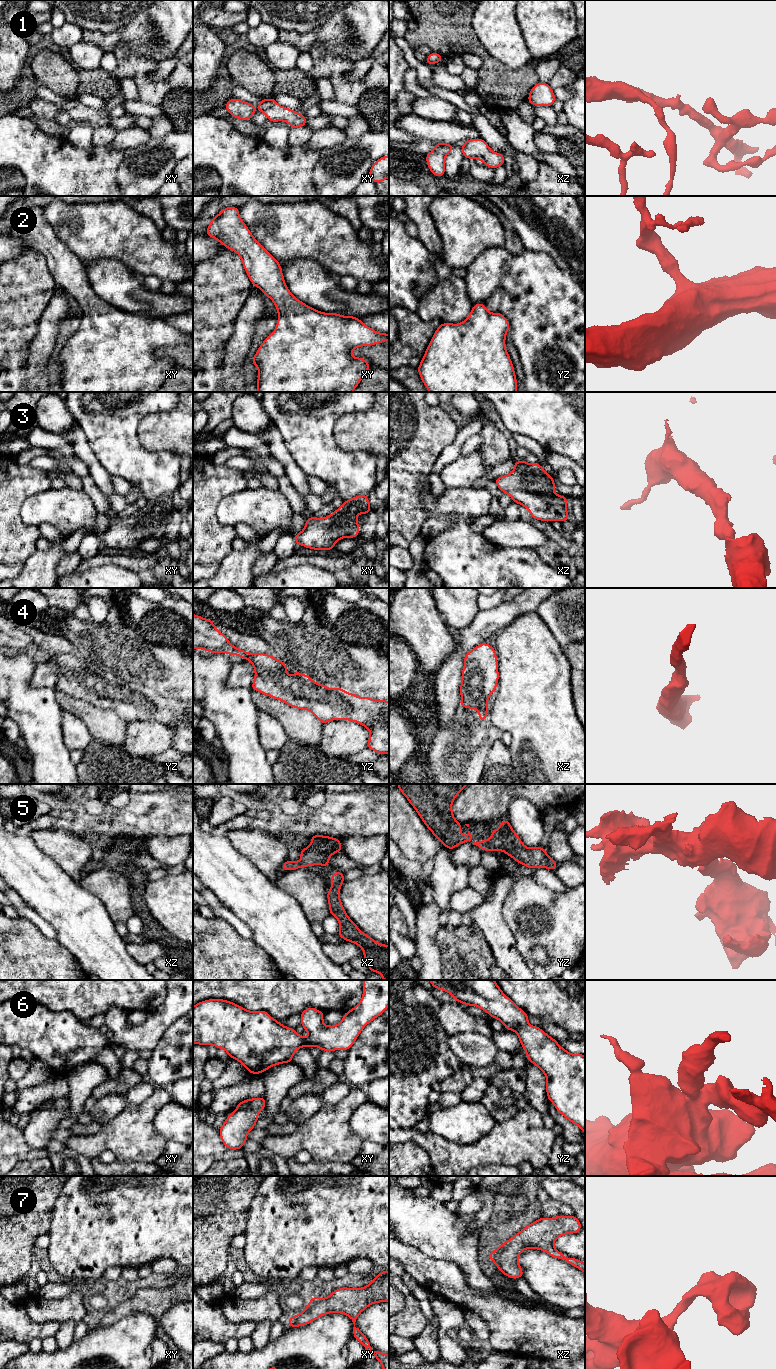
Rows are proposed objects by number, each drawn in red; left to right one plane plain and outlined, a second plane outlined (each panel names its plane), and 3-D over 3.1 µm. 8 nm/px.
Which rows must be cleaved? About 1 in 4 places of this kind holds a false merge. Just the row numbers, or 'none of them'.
none of them

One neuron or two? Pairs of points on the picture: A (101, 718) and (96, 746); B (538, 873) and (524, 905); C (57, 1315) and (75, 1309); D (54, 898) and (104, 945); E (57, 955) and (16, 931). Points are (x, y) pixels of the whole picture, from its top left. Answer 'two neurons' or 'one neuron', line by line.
A: two neurons
B: two neurons
C: one neuron
D: one neuron
E: one neuron

